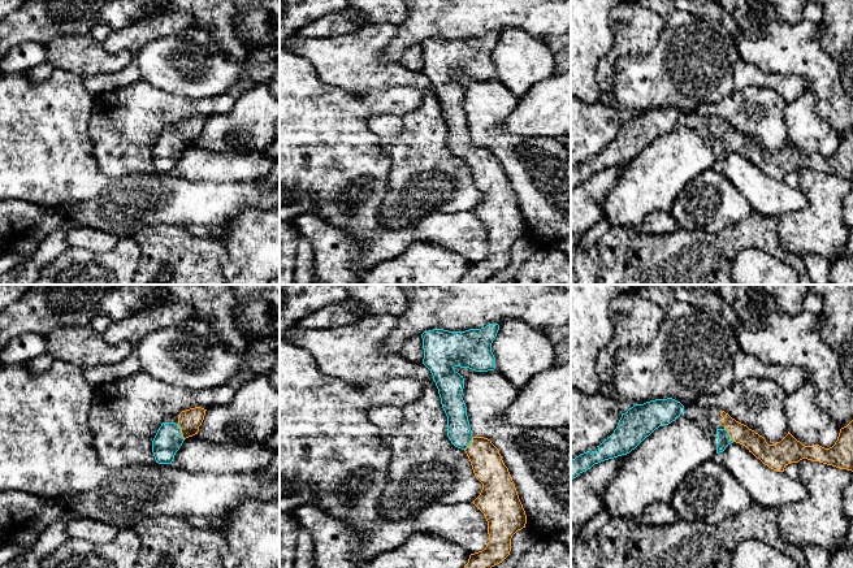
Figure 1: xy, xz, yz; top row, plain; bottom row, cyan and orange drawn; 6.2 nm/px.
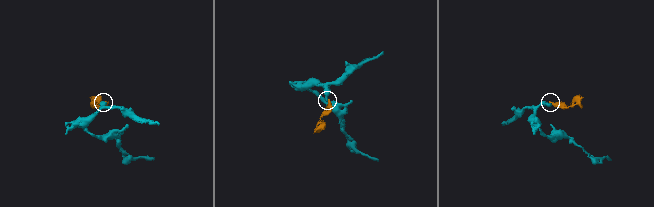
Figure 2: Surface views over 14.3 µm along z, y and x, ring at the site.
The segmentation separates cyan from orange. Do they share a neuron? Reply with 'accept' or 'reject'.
accept

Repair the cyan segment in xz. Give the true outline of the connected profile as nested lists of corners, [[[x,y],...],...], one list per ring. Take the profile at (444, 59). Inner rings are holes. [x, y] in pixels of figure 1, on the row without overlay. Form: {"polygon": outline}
{"polygon": [[[489,32],[466,40],[433,38],[421,43],[423,73],[430,79],[438,97],[447,125],[447,146],[455,156],[466,160],[476,187],[482,192],[473,213],[488,230],[489,251],[482,260],[469,264],[458,285],[482,285],[502,272],[510,264],[512,244],[527,233],[525,220],[499,159],[490,148],[472,144],[462,107],[464,87],[454,78],[494,79],[492,52],[498,39],[498,32]]]}

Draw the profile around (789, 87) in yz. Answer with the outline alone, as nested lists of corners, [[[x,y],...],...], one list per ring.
[[[742,60],[736,62],[733,77],[737,90],[748,86],[770,87],[776,90],[787,103],[793,101],[805,90],[805,81],[800,77],[767,74]]]

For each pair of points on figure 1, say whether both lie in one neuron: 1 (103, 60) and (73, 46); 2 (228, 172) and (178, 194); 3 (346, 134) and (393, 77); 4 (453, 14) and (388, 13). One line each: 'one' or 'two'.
1: one
2: two
3: two
4: two

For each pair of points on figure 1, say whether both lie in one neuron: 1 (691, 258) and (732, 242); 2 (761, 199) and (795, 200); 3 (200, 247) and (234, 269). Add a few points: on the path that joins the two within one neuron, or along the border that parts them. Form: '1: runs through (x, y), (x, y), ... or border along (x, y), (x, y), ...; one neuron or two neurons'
1: runs through (701, 258), (709, 258), (722, 248); one neuron
2: runs through (769, 199), (787, 200); one neuron
3: border along (223, 241), (226, 248), (224, 271); two neurons

